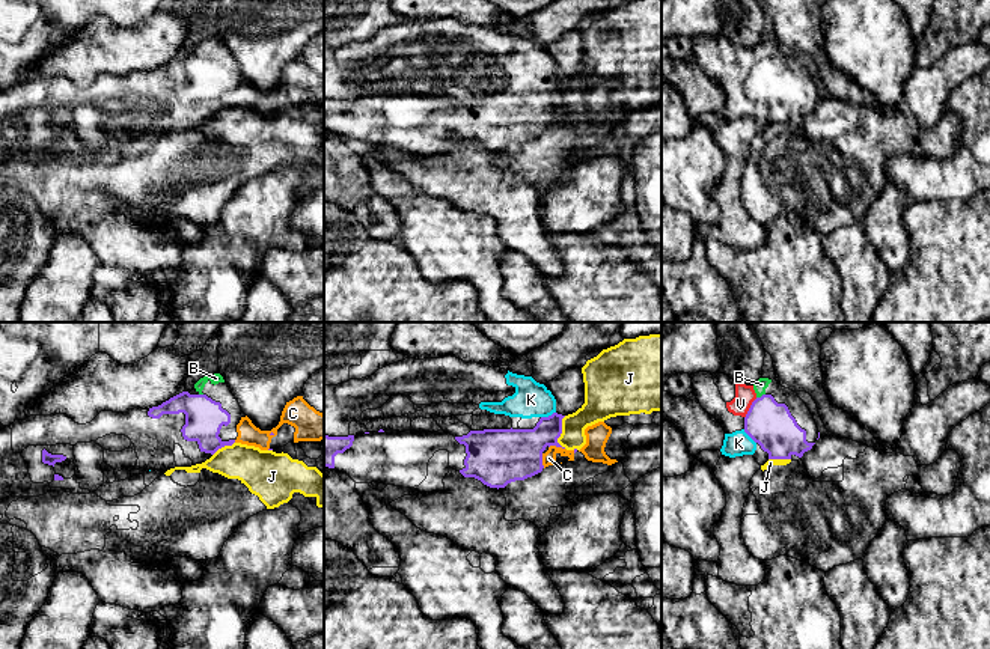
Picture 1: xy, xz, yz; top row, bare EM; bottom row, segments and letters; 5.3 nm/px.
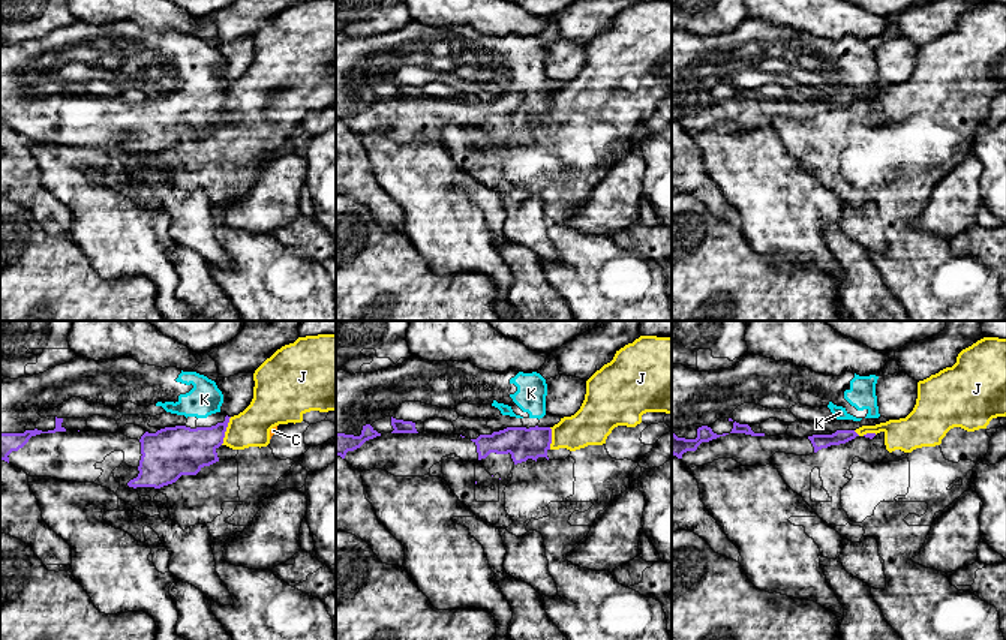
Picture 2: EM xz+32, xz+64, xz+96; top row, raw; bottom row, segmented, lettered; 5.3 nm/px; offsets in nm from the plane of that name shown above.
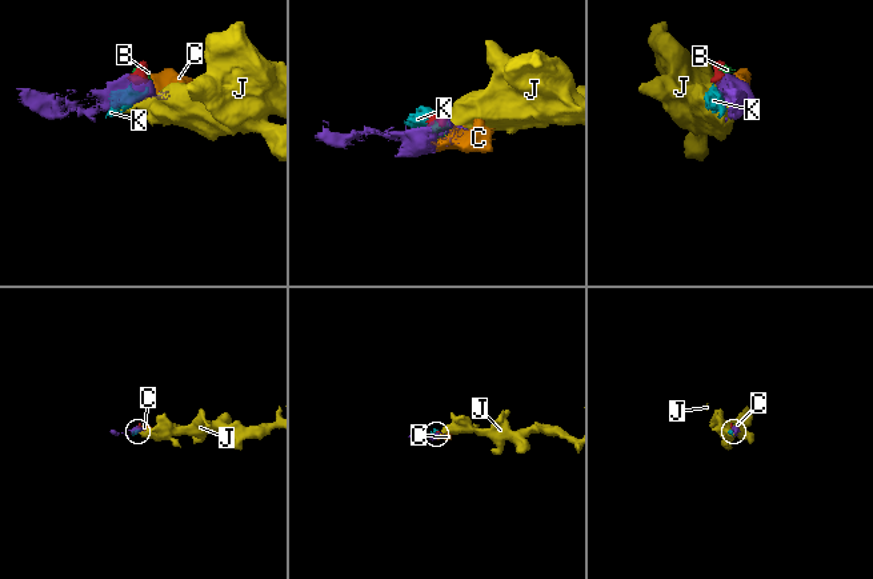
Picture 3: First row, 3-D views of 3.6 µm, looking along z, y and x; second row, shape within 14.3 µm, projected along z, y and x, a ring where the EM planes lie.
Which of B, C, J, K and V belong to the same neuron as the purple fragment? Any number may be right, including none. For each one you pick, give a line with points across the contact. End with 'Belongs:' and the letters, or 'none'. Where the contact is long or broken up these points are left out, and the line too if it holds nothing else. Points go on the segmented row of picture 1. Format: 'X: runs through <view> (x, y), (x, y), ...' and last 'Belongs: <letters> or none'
Belongs: B, C, K, V

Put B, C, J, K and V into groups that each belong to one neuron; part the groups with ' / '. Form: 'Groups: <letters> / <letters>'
Groups: B C K V / J

